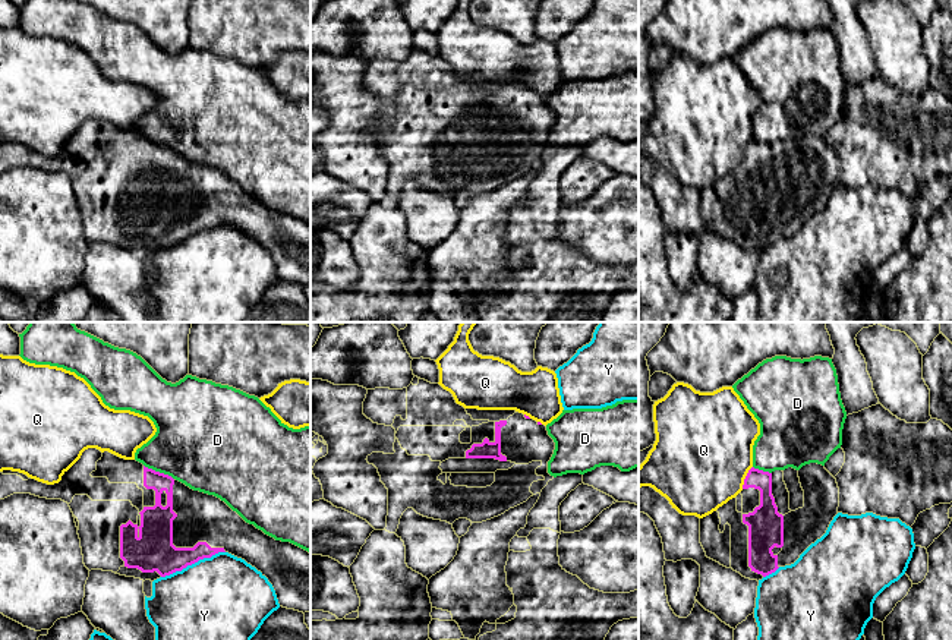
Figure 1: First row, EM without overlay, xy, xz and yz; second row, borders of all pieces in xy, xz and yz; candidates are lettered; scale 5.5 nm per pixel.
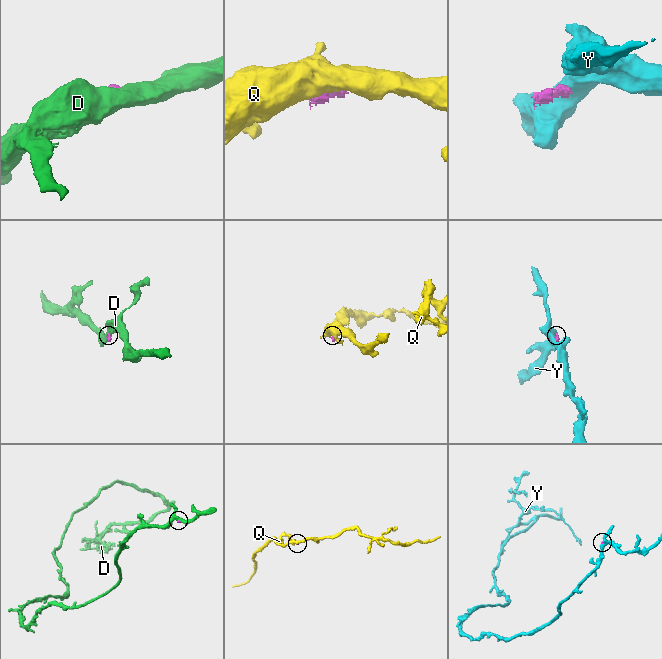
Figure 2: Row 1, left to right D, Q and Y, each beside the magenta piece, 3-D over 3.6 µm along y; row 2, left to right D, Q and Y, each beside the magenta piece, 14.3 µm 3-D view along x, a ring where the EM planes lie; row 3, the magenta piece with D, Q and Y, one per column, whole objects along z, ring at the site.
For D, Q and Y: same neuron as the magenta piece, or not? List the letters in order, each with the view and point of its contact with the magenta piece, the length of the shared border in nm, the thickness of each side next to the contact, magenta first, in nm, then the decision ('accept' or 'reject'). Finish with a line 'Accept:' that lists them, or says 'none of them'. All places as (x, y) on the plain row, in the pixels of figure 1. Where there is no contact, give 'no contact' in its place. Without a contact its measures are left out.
D: meets magenta in xy at (158, 144); contact 190 nm long; 140 nm thick on the magenta side, 440 nm on the other; reject
Q: meets magenta in yz at (746, 150); contact 140 nm long; 160 nm thick on the magenta side, 480 nm on the other; reject
Y: meets magenta in xy at (192, 235); contact 380 nm long; 220 nm thick on the magenta side, 480 nm on the other; reject
Accept: none of them

